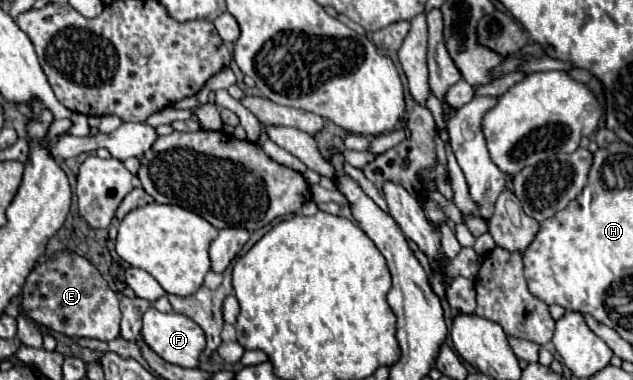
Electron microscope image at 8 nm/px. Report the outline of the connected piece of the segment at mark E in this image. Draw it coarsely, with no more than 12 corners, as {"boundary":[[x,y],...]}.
{"boundary":[[60,251],[30,271],[22,307],[70,337],[120,335],[116,291]]}

